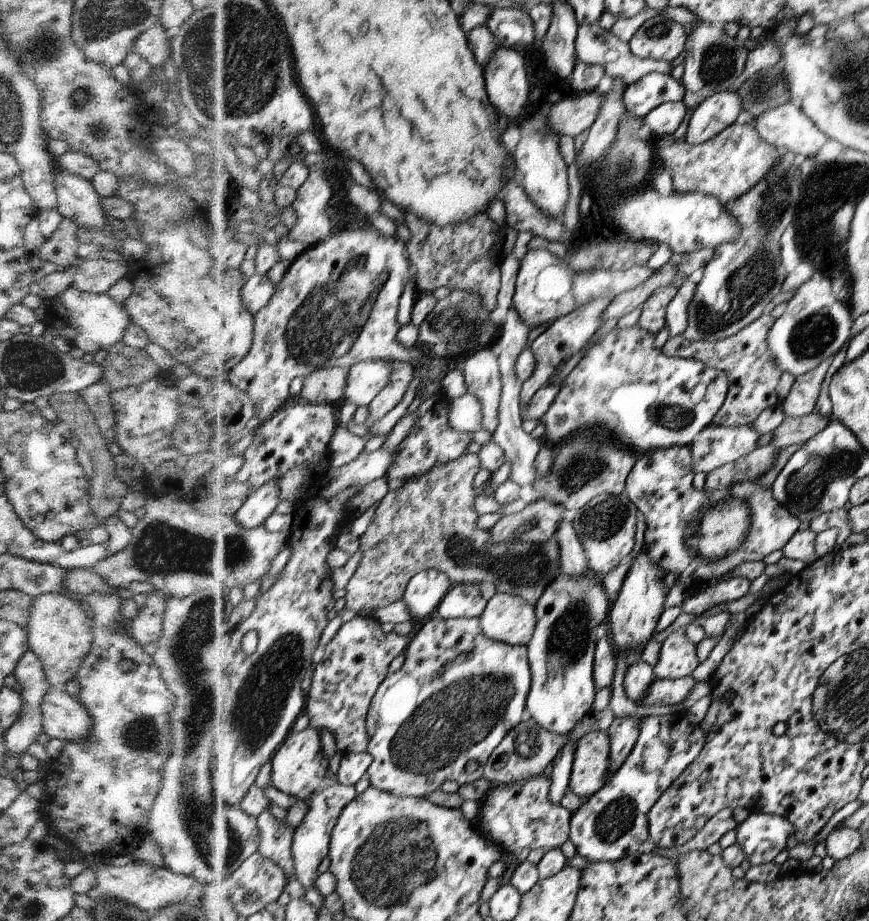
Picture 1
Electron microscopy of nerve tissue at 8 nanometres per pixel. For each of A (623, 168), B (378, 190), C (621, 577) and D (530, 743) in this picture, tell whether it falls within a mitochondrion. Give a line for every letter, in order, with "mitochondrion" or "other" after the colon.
A: mitochondrion
B: other
C: other
D: mitochondrion

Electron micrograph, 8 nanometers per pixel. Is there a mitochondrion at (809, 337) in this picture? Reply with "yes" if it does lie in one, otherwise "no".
yes

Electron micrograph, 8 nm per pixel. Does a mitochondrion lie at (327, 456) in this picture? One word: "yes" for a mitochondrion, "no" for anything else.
no

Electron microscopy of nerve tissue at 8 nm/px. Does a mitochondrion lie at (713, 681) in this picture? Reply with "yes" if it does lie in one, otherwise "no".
no

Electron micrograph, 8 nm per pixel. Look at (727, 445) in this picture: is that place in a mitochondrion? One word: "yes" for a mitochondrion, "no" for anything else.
no

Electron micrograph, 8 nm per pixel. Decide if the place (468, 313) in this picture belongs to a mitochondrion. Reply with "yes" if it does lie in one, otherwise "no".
yes

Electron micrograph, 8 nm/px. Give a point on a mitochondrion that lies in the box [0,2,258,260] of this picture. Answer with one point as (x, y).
(45, 47)

